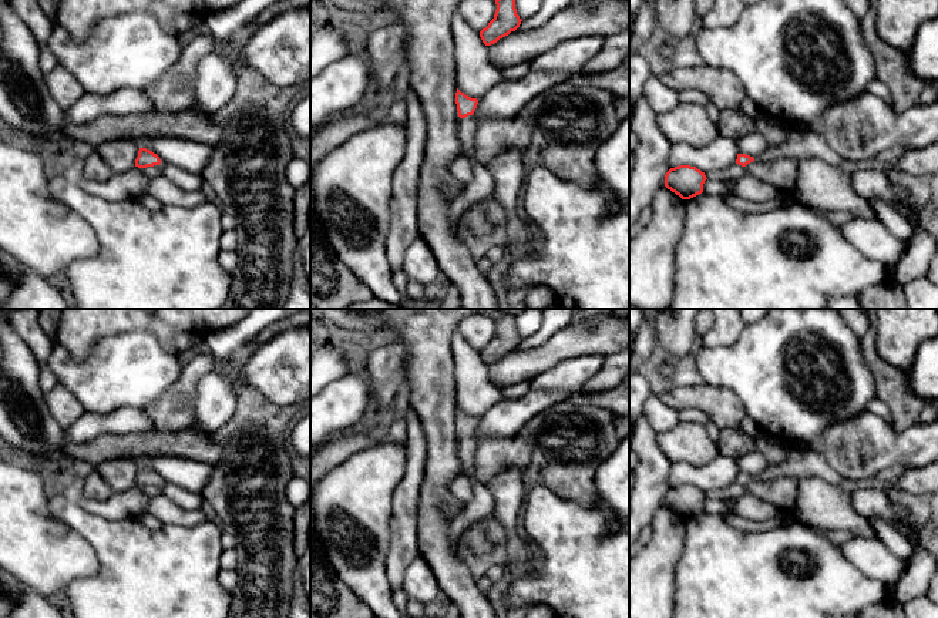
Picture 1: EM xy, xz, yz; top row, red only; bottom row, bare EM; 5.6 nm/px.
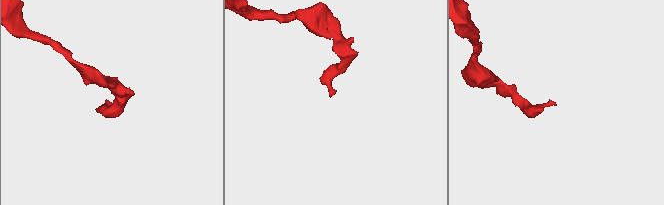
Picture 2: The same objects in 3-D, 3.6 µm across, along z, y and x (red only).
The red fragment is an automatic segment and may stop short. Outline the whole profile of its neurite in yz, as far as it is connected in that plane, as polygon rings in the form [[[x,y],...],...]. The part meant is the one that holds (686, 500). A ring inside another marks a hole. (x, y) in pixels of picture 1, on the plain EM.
[[[690,484],[670,487],[665,494],[665,506],[682,518],[690,518],[703,511],[705,491]]]

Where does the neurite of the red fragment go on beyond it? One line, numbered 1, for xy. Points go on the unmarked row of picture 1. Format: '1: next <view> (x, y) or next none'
1: next none

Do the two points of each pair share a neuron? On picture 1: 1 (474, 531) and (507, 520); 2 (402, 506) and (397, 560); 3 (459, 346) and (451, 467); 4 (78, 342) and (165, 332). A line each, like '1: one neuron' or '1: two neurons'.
1: two neurons
2: one neuron
3: two neurons
4: one neuron

